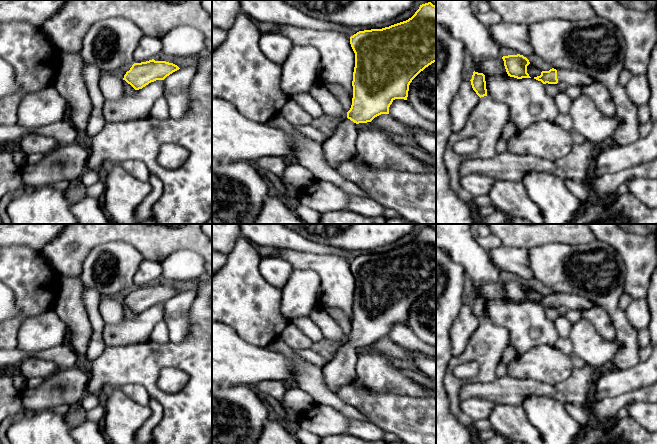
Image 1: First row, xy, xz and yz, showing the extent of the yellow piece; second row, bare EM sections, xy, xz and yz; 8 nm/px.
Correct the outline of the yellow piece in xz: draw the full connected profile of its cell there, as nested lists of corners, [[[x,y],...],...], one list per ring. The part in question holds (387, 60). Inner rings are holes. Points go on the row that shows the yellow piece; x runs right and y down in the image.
[[[428,2],[420,5],[406,21],[382,29],[359,31],[350,37],[350,44],[355,53],[352,105],[347,118],[330,130],[330,135],[322,143],[323,156],[333,168],[356,155],[356,125],[389,114],[389,107],[395,99],[407,100],[412,80],[436,62],[436,6]]]

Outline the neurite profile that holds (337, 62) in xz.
[[[280,25],[280,31],[286,35],[293,44],[308,44],[316,47],[321,55],[320,67],[316,82],[326,87],[330,84],[342,86],[353,98],[353,72],[355,67],[355,53],[350,44],[350,37],[334,30],[317,30],[312,28],[302,28],[292,25]]]

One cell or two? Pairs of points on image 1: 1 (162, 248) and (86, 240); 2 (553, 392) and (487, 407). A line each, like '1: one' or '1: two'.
1: one
2: two

